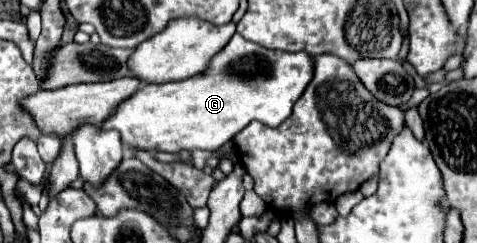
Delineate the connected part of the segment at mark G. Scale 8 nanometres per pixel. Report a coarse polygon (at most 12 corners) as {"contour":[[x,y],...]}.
{"contour":[[235,32],[207,70],[145,84],[101,130],[133,150],[215,152],[279,126],[309,54]]}

